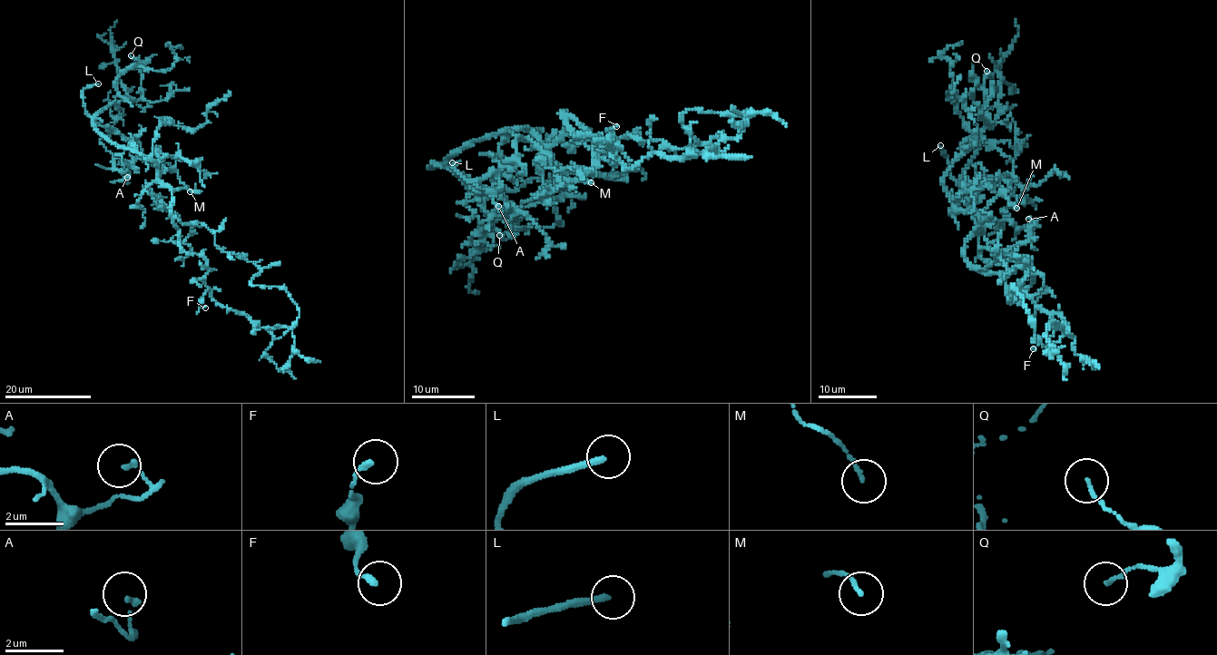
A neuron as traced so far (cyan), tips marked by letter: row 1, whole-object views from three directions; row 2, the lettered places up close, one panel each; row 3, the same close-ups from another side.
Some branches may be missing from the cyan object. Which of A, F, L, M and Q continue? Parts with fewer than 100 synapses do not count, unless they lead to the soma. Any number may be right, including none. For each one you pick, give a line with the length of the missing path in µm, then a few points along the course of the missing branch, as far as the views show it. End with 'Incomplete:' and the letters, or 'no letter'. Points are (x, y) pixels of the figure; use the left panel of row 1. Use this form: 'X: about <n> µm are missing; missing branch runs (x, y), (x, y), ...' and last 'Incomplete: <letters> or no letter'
L: about 60 µm are missing; missing branch runs (98, 83), (131, 87), (152, 96), (158, 107), (190, 109), (210, 106), (230, 87), (258, 78), (282, 75)
Incomplete: L

